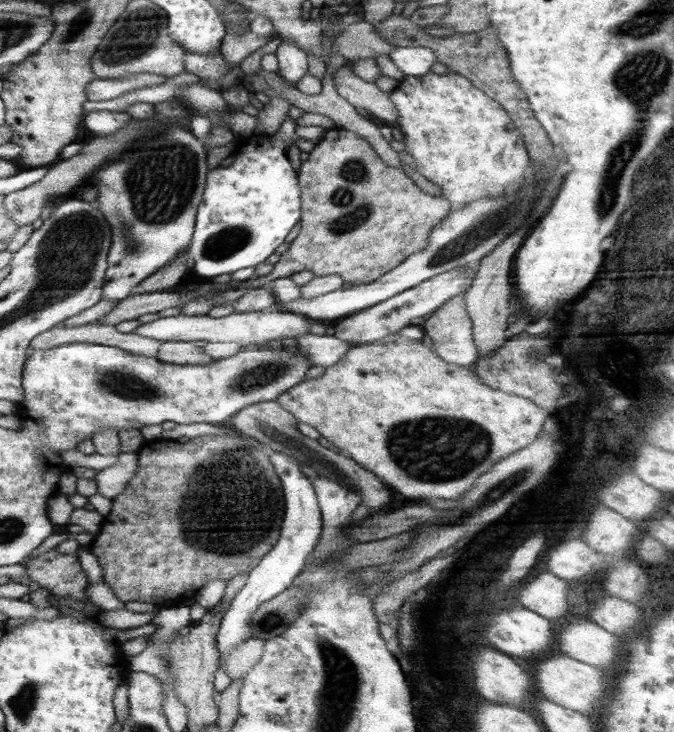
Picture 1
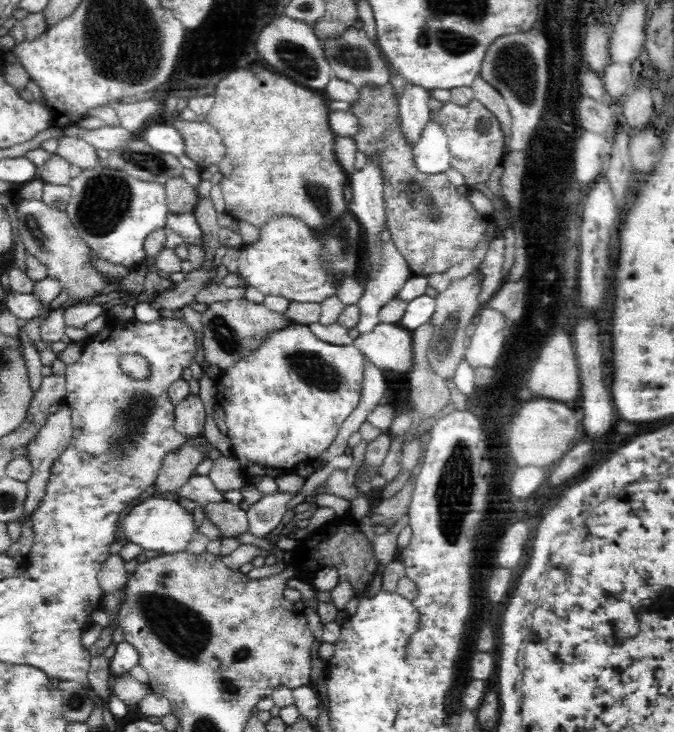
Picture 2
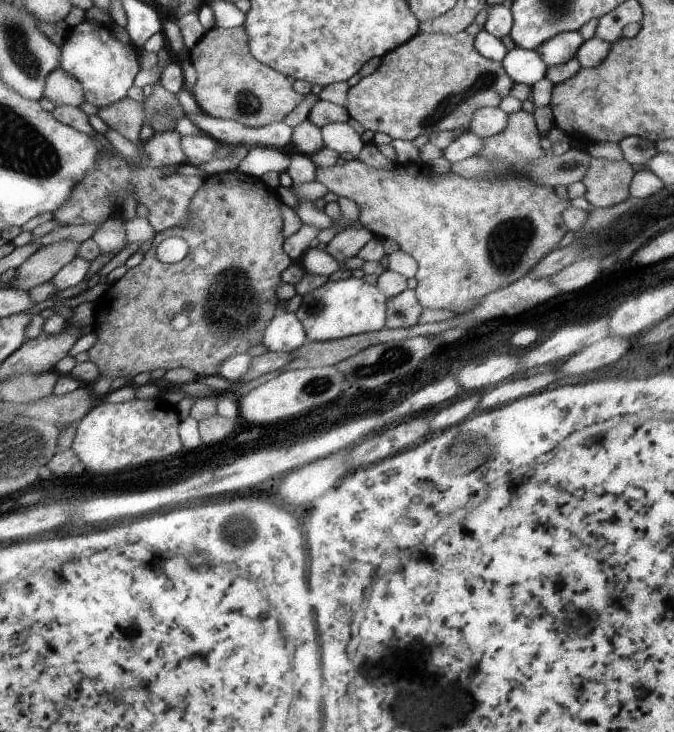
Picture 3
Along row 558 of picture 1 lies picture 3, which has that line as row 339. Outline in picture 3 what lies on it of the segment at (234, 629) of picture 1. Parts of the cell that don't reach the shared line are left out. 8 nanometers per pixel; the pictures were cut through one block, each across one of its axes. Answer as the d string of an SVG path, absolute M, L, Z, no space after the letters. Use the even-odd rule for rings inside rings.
M280 312L275 314L267 326L261 344L266 346L268 351L291 353L306 341L306 331L298 320L297 313Z

